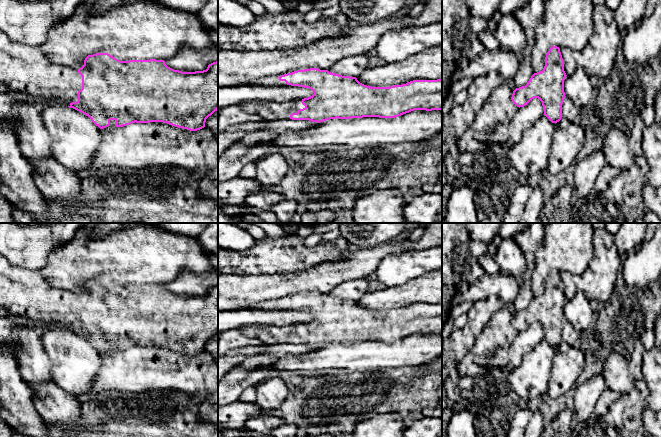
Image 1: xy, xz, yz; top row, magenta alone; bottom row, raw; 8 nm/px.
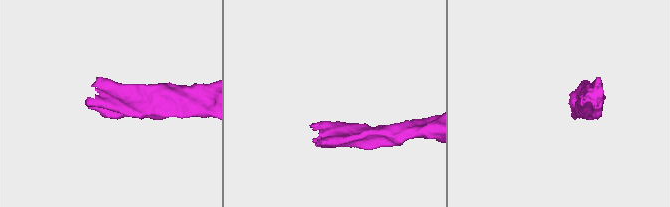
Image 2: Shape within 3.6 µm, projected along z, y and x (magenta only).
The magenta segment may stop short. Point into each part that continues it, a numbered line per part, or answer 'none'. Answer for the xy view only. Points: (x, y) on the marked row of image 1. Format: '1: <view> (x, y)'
1: xy (25, 71)

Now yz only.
none

